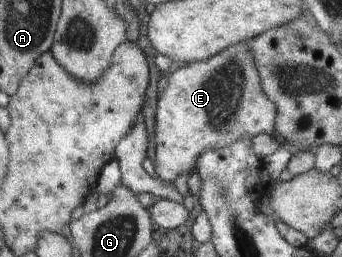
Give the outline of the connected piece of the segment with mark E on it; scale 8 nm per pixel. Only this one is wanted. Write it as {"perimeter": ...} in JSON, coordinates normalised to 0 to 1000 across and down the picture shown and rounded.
{"perimeter":[[[725,160],[667,183],[620,226],[558,241],[491,296],[491,339],[465,362],[456,432],[459,623],[447,619],[447,638],[468,700],[506,712],[523,677],[564,673],[576,615],[602,588],[632,584],[716,529],[737,541],[757,521],[804,521],[807,405],[775,370]]]}

